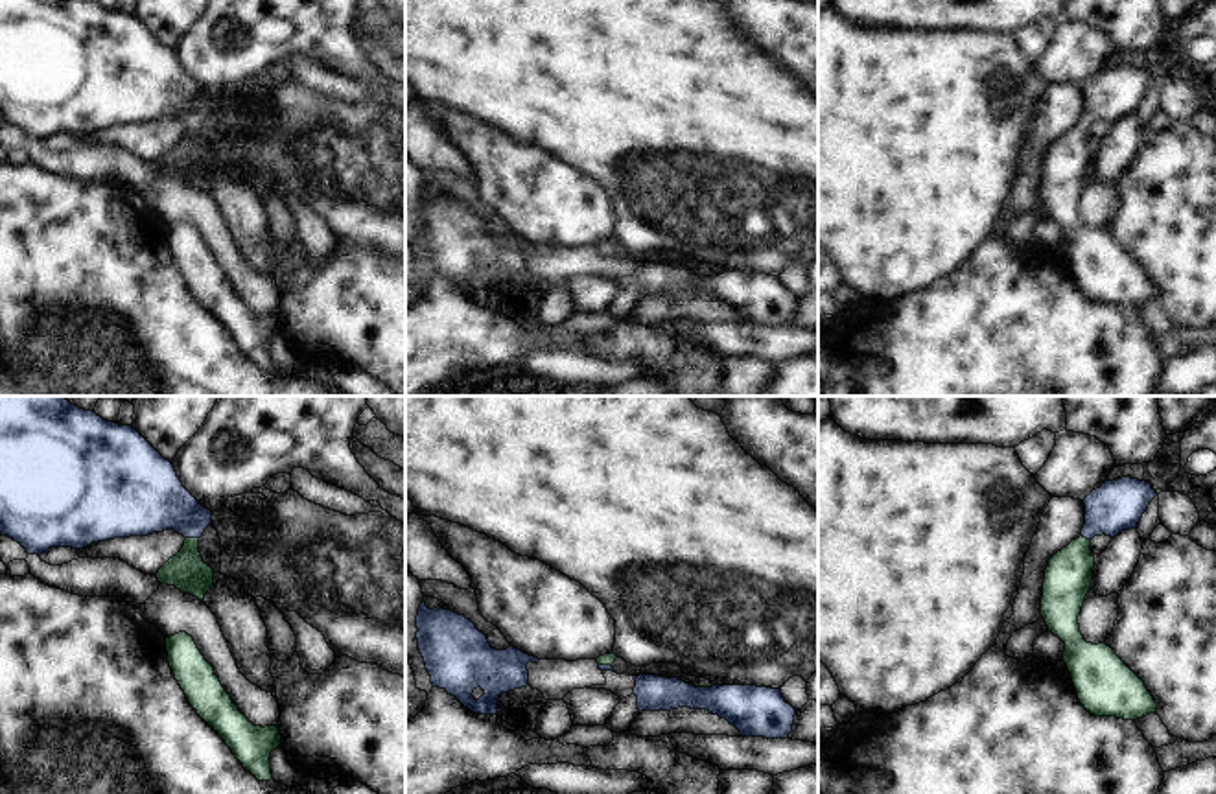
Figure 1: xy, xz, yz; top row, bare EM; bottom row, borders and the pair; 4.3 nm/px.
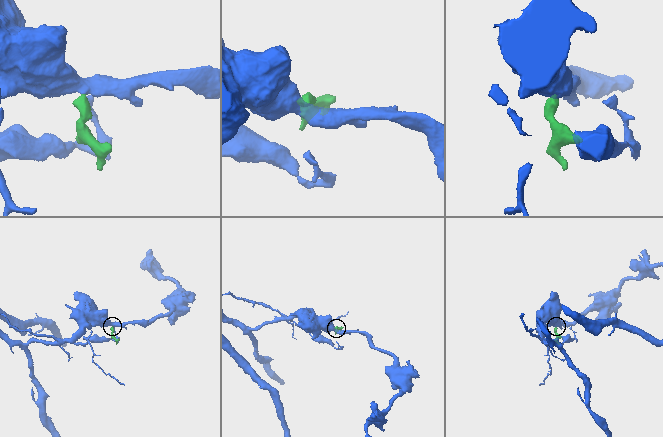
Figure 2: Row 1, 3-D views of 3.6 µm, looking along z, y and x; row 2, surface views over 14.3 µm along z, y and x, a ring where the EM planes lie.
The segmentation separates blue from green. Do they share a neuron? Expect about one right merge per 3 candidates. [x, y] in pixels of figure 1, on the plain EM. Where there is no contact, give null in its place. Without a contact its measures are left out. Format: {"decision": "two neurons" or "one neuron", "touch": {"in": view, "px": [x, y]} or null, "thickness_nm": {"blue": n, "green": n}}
{"decision": "one neuron", "touch": {"in": "xy", "px": [192, 124]}, "thickness_nm": {"blue": 300, "green": 170}}

